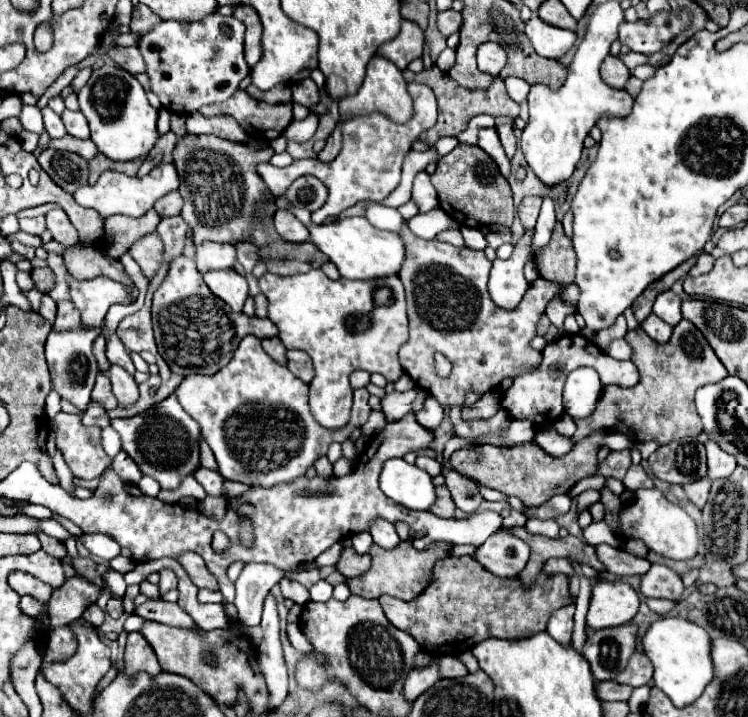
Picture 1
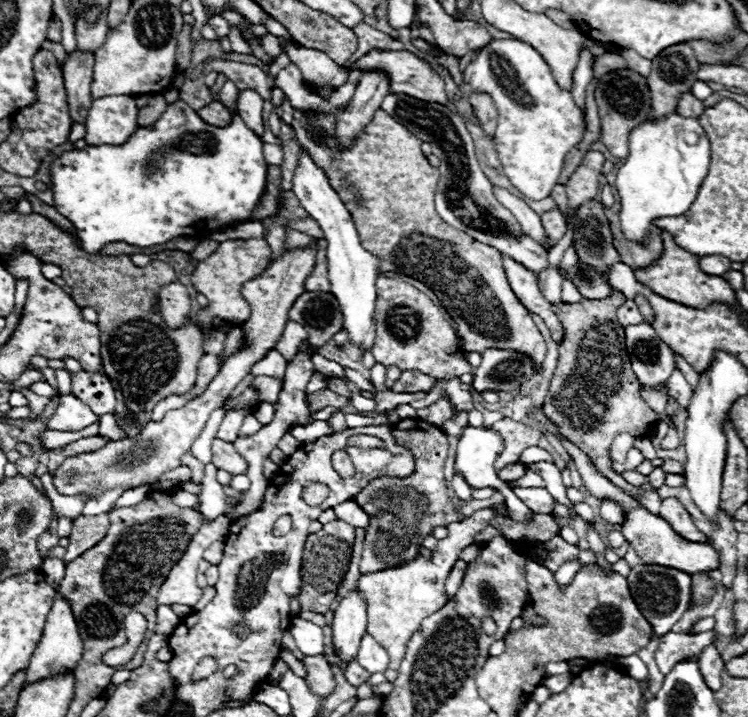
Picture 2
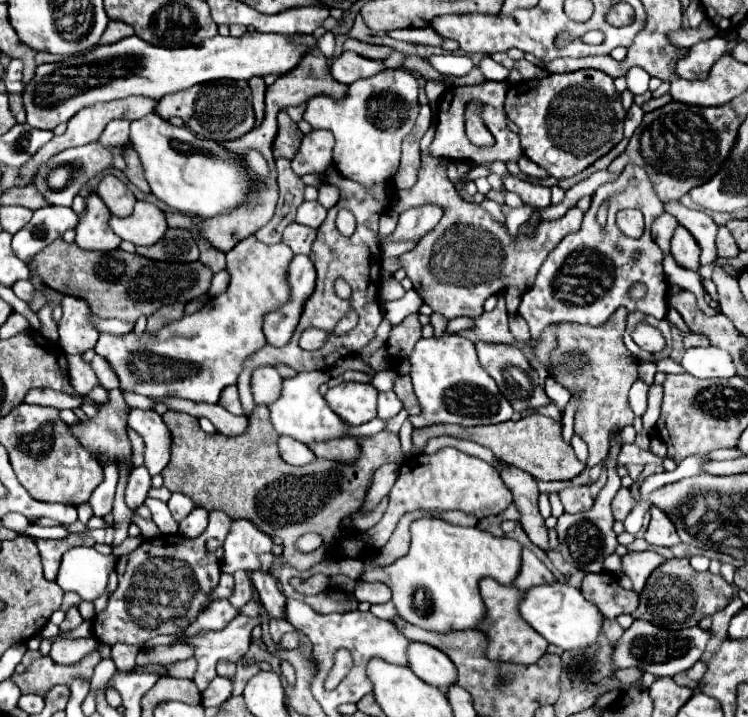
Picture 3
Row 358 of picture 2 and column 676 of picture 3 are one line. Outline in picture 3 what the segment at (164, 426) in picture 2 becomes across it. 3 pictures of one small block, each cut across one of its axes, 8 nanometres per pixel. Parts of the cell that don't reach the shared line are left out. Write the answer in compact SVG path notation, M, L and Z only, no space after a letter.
M678 226L674 230L670 250L680 266L690 268L690 270L696 270L700 266L700 262L698 262L700 246L696 246L696 240L692 238L692 234L688 234L688 230L684 230L684 226Z

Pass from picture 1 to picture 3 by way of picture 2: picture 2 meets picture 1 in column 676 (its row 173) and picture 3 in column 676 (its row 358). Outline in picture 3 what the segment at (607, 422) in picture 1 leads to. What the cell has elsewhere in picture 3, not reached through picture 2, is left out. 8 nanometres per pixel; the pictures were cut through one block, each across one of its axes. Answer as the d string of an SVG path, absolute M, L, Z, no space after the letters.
M650 508L650 512L652 512L652 520L648 524L644 540L648 544L654 544L654 546L674 546L674 544L678 544L680 538L676 534L676 528L672 526L670 518L664 512L660 512L660 508Z

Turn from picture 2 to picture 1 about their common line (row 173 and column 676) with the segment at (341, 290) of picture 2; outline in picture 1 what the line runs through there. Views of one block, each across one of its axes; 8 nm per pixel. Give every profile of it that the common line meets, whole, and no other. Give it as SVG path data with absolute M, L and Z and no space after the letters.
M666 290L664 294L658 294L656 296L654 314L660 316L670 326L676 326L680 322L680 318L682 318L682 314L680 314L680 302L682 300L672 290Z

